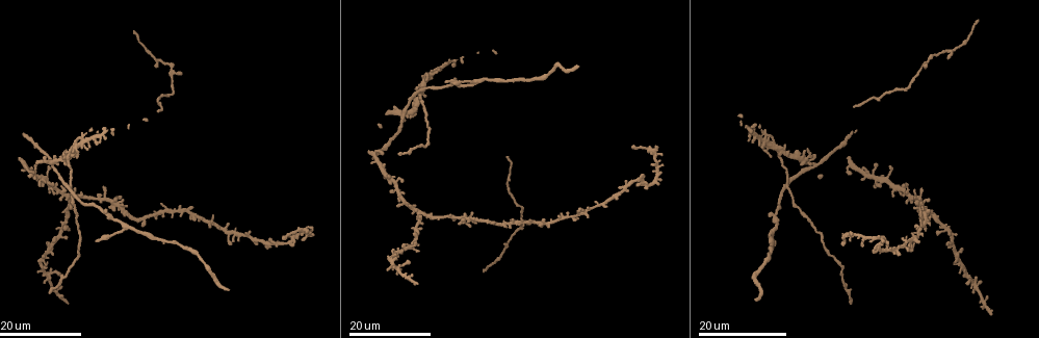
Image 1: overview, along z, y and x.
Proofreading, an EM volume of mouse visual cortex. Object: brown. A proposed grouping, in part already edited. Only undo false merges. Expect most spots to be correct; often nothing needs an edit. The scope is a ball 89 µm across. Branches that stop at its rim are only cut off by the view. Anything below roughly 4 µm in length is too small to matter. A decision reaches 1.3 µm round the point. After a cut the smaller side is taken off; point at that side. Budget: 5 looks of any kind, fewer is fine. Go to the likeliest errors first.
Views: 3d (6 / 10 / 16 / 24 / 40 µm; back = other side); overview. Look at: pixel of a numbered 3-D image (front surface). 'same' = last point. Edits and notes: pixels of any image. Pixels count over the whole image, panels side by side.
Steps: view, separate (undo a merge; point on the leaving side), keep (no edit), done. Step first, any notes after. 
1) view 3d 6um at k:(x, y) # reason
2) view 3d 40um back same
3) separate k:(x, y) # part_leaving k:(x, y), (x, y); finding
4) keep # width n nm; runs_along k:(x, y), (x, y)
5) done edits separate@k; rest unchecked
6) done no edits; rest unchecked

view 3d 16um at 1:(173, 73) # four arms meet

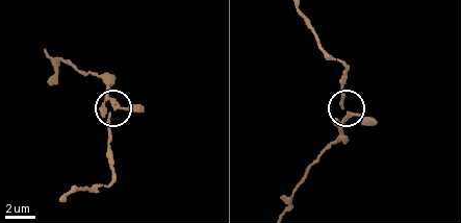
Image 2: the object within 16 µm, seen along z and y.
view 3d 10um at 2:(346, 114) # closer look

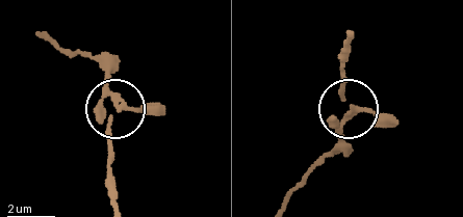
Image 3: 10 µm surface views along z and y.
keep # width 170 nm; runs_along 3:(116, 202), (109, 179), (116, 101), (109, 68); all the same neuron

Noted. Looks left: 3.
view 3d 16um at 1:(893, 247)

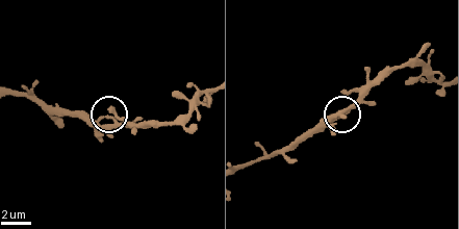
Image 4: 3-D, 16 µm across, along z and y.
view 3d 10um at 4:(108, 117)

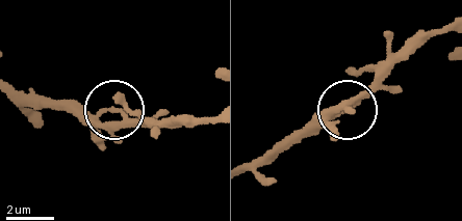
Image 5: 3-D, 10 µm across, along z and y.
view 3d 6um at 5:(113, 110) # zoom in

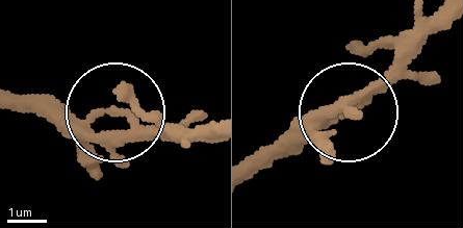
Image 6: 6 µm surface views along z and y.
keep # arms 3; continuous, no second neuron

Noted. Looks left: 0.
done no edits; rest unchecked

